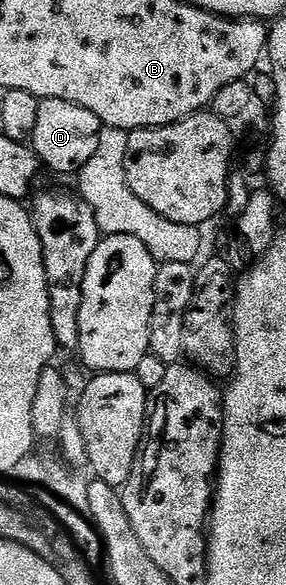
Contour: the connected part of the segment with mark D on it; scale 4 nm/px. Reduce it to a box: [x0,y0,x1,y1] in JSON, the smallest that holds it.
[32,98,103,174]

